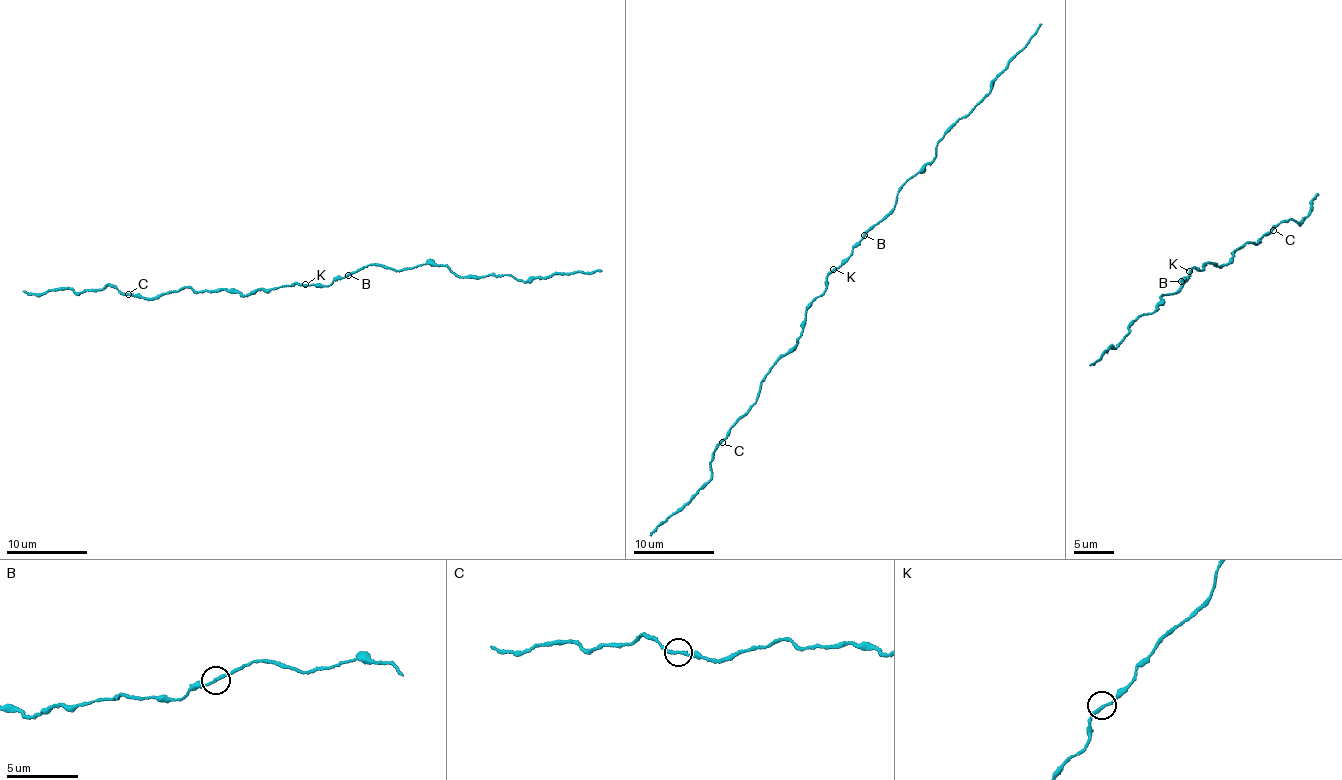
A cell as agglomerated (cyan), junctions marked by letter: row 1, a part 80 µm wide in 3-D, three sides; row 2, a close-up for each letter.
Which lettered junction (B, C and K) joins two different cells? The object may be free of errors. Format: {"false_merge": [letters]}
{"false_merge": []}

